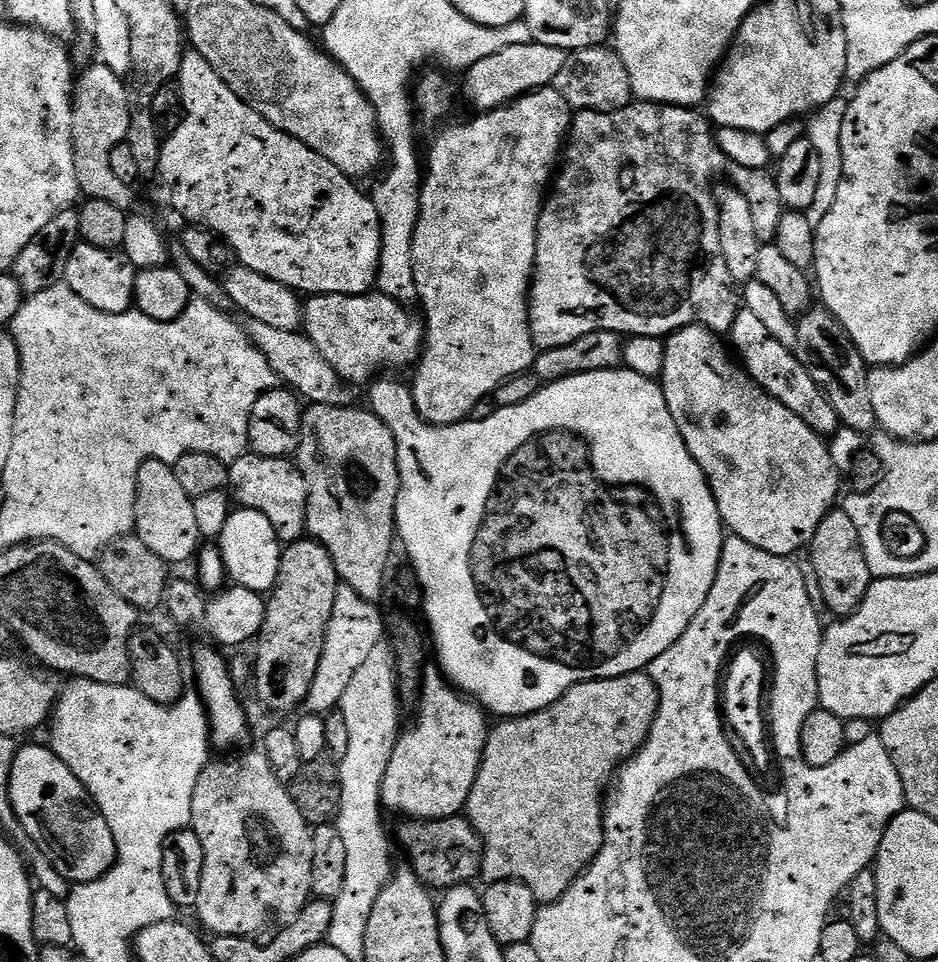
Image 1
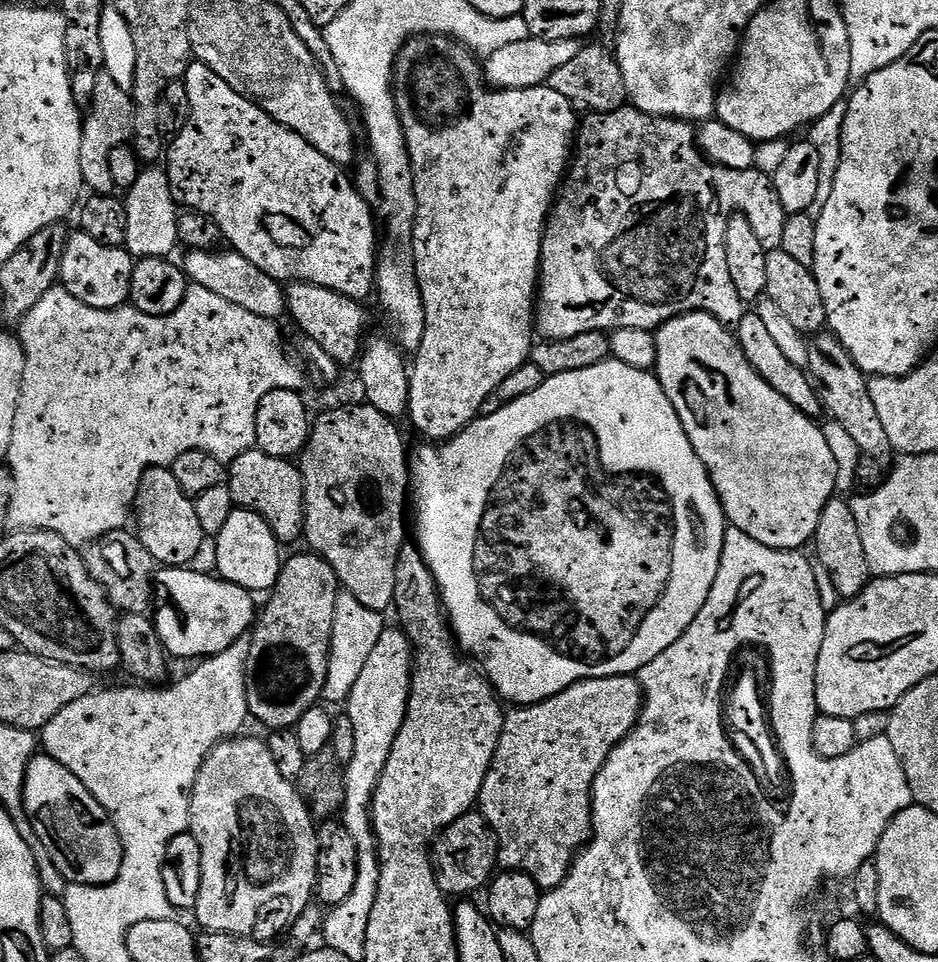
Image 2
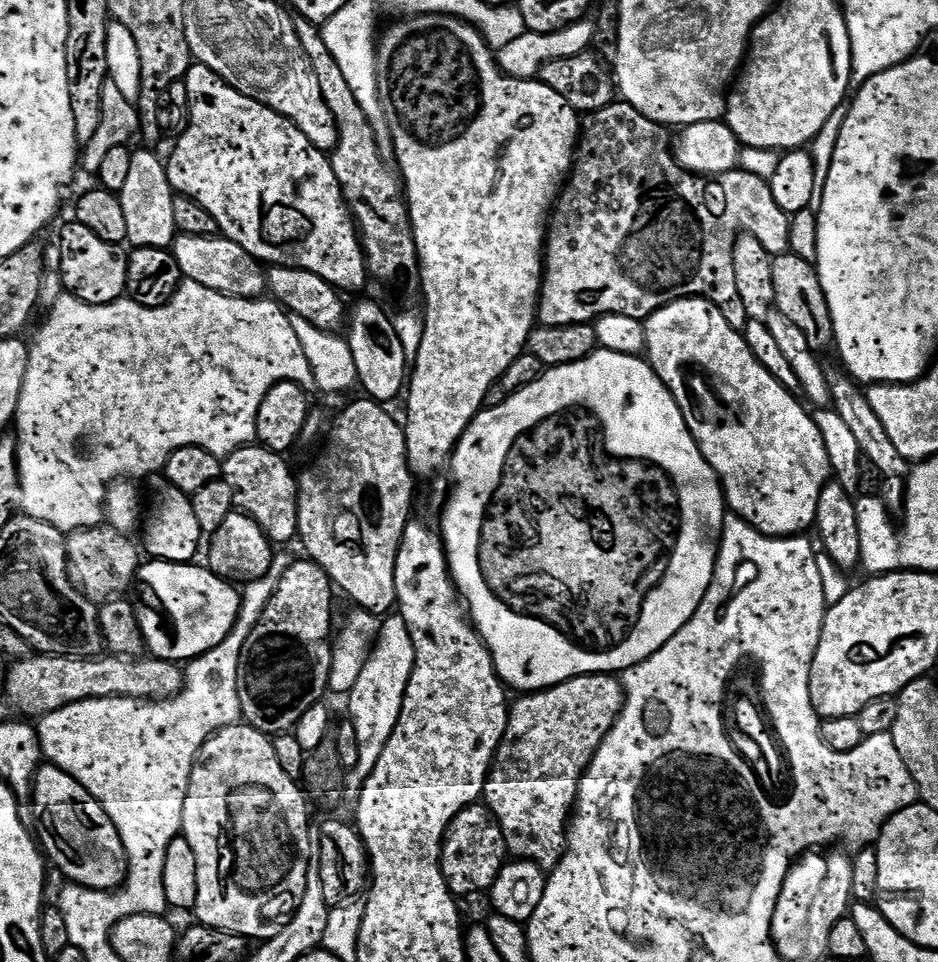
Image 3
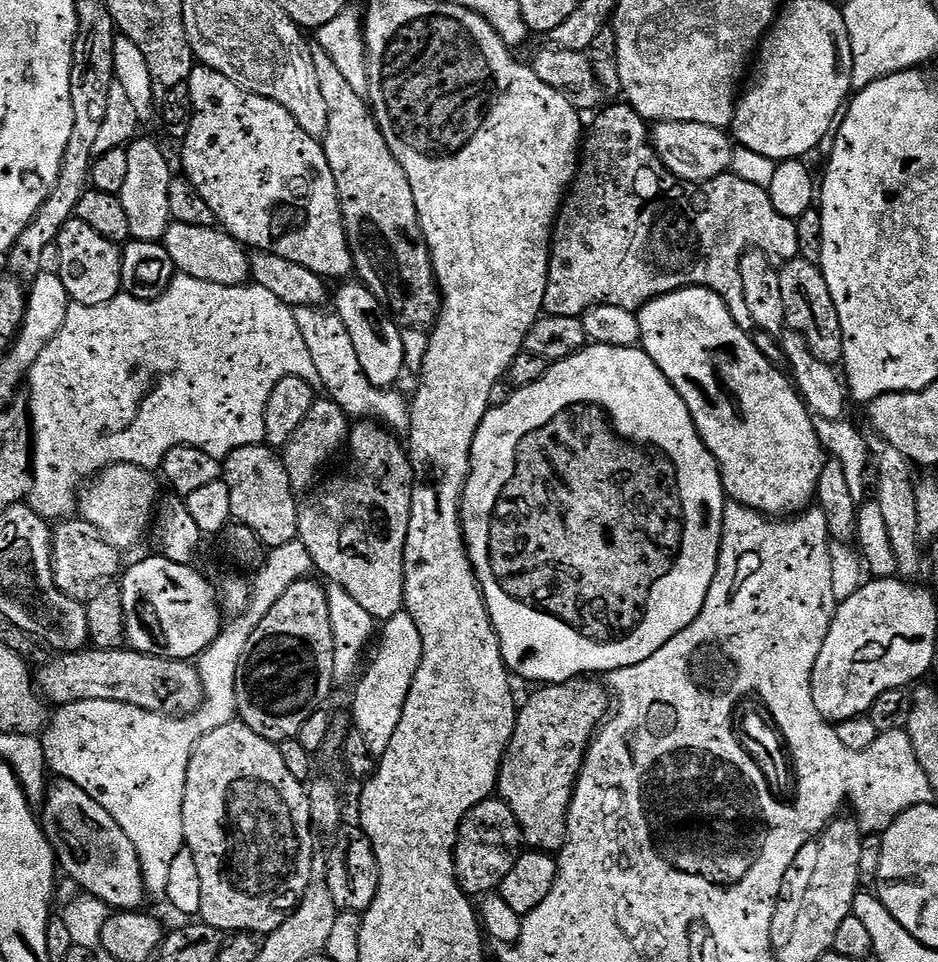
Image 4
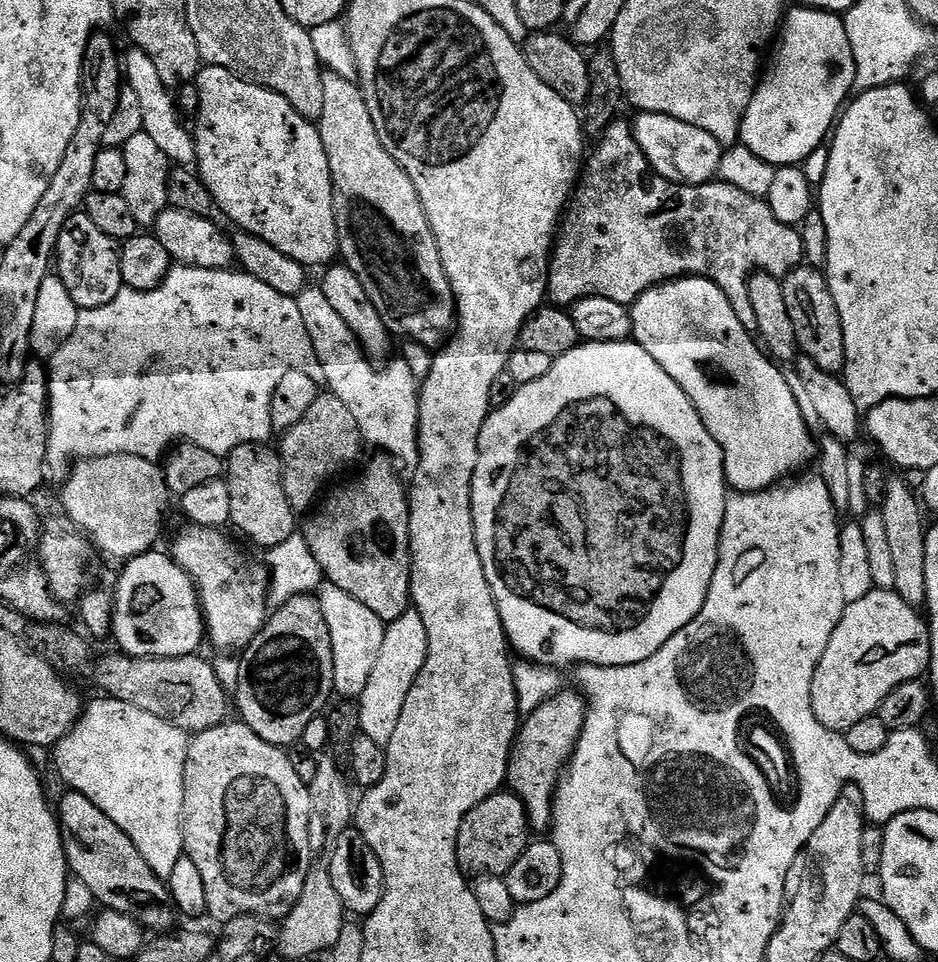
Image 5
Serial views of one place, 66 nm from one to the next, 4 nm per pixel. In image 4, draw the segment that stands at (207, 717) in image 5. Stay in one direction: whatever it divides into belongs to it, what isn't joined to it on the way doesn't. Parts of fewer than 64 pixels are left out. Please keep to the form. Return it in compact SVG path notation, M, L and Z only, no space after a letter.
M91 646L78 652L65 652L56 659L60 660L49 659L34 676L34 683L41 697L52 706L63 706L87 700L126 702L126 706L138 706L147 712L183 718L198 710L204 701L204 686L197 665L187 660L151 656L145 652L133 652L127 647L102 650Z

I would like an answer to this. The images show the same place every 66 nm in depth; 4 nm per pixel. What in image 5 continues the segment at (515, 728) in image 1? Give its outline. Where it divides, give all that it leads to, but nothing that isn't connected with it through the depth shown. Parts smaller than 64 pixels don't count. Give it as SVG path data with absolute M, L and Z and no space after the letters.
M561 690L523 717L516 734L516 741L512 743L512 753L508 755L506 784L510 791L518 796L524 804L529 825L533 829L547 829L552 823L552 798L556 795L556 786L560 781L562 769L571 760L573 752L576 751L576 744L580 741L580 732L584 728L585 715L585 697L576 690L573 692Z

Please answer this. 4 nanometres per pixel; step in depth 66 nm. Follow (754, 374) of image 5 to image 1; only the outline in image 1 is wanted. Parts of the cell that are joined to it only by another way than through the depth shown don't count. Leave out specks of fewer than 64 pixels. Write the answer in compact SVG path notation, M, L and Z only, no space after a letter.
M691 324L686 328L680 328L667 337L664 346L664 371L662 373L662 387L666 406L670 406L670 414L690 450L690 454L696 459L698 466L708 478L708 485L712 488L716 505L720 511L720 519L723 520L725 529L731 535L750 542L750 546L758 546L758 550L766 550L775 556L795 557L797 555L795 552L799 548L807 549L811 545L814 534L818 530L818 526L822 526L822 520L826 518L826 514L837 507L836 495L840 492L842 473L836 468L834 460L831 458L829 441L821 433L814 431L810 426L806 426L806 422L802 422L802 418L798 418L798 414L794 414L786 406L782 406L780 400L774 399L761 384L756 383L734 359L729 345L725 341L724 345L720 340L723 339L717 333L704 328L700 324Z

